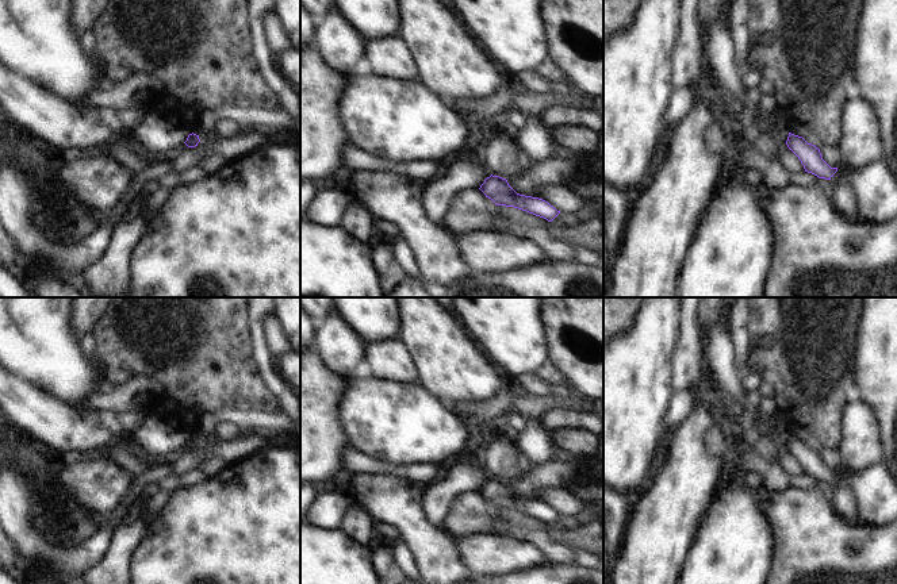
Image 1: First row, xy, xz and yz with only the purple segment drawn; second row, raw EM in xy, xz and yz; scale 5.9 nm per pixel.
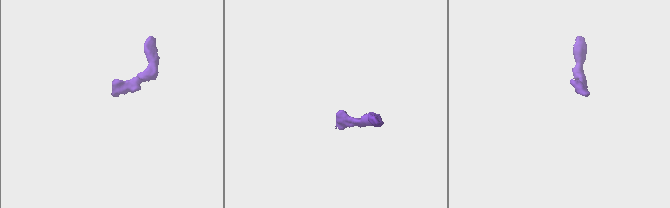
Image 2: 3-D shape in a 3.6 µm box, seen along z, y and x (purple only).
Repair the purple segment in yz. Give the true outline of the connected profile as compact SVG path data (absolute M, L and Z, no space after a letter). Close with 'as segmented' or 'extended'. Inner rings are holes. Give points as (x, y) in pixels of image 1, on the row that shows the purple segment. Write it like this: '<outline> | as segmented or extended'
M789 132L786 145L798 157L805 172L829 180L833 185L842 181L854 185L859 220L885 223L897 216L897 181L883 161L855 170L831 168L823 160L820 149L802 137Z | extended

